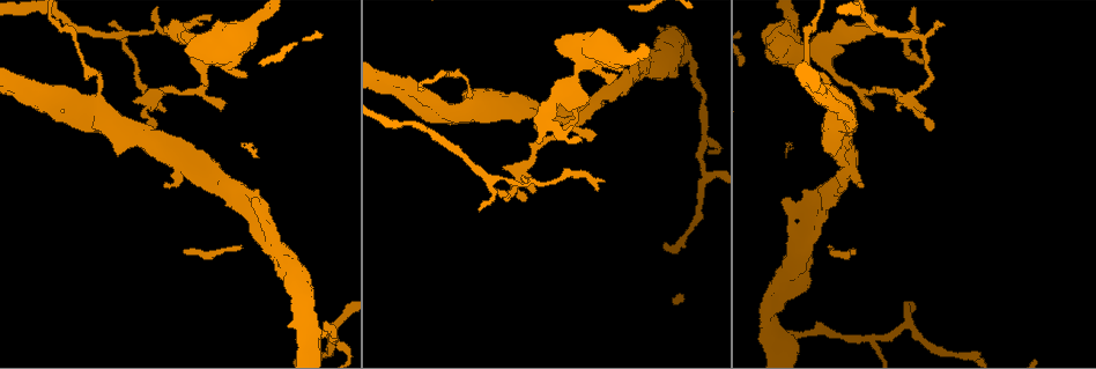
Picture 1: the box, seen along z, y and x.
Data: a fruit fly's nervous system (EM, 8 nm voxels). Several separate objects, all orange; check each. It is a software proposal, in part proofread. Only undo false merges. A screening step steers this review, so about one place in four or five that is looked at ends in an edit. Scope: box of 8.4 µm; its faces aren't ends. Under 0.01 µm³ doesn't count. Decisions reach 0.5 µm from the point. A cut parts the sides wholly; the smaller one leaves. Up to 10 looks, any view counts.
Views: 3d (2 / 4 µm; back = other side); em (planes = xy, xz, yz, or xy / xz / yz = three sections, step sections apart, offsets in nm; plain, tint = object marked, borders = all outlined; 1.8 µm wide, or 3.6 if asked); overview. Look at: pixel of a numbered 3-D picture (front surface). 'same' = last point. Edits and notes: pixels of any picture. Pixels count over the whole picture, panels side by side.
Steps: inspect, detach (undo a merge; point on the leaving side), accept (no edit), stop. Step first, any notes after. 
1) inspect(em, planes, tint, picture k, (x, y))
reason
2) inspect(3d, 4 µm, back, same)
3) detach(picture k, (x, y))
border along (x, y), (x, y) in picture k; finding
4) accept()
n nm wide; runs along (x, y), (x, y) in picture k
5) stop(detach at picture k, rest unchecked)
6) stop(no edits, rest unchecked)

inspect(em, planes, tint, picture 1, (95, 112))
thick turns thin

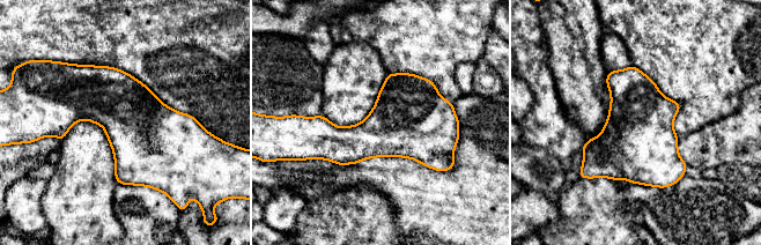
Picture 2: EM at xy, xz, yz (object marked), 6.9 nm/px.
accept()
460 nm wide; continuous, no second neuron

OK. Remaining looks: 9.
inspect(em, yz, step 4, tint, picture 1, (183, 169))
arms run side by side

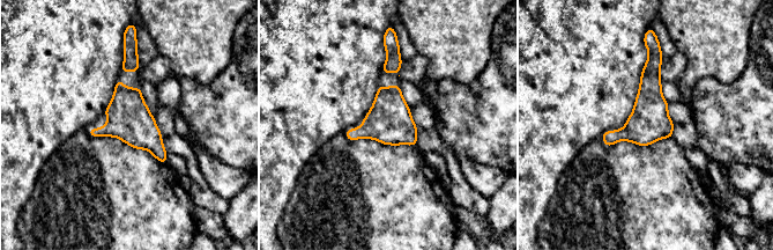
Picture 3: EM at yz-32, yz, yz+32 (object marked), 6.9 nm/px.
accept()
all the same neuron

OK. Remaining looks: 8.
inspect(3d, 4 µm, picture 1, (147, 96))
branch point

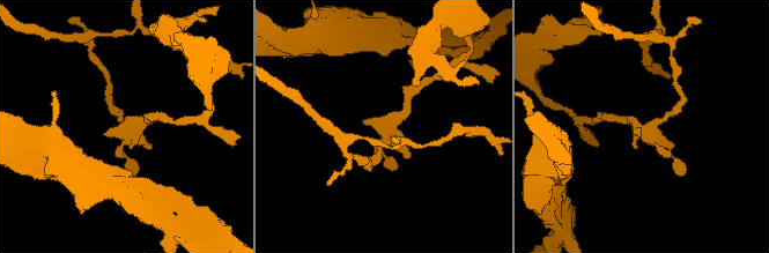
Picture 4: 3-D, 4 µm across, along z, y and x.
inspect(em, planes, tint, picture 4, (387, 132))

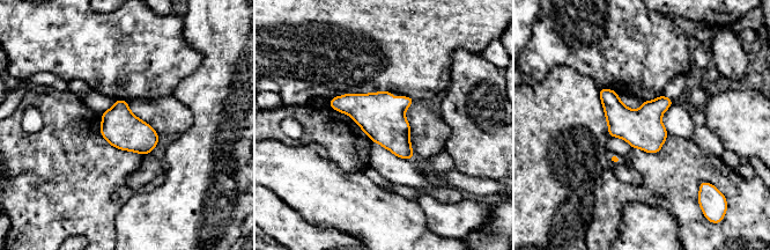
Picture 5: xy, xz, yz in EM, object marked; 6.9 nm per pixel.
accept()
one neuron here

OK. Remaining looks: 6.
inspect(em, planes, borders, picture 1, (861, 27))
thick turns thin

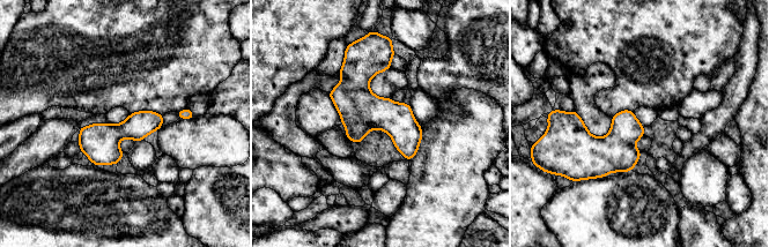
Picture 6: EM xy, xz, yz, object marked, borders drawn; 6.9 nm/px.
accept()
220 nm wide; all the same neuron

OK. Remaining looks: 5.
inspect(3d, 4 µm, picture 1, (304, 319))
three-way junction

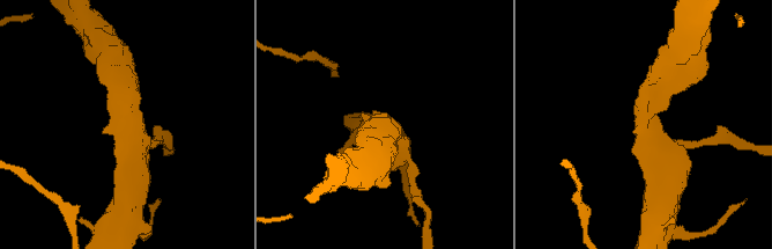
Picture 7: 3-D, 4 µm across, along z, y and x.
inspect(em, planes, tint, picture 7, (643, 124))

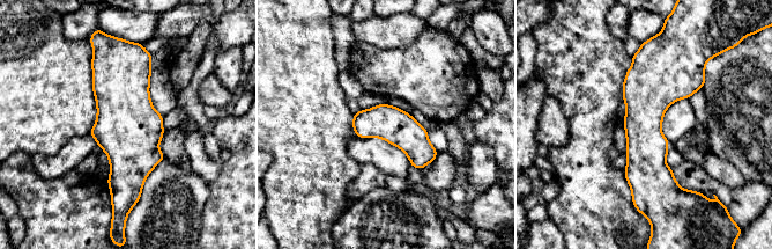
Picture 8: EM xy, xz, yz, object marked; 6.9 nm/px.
accept()
all the same neuron

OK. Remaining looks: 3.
stop(no edits, rest unchecked)

